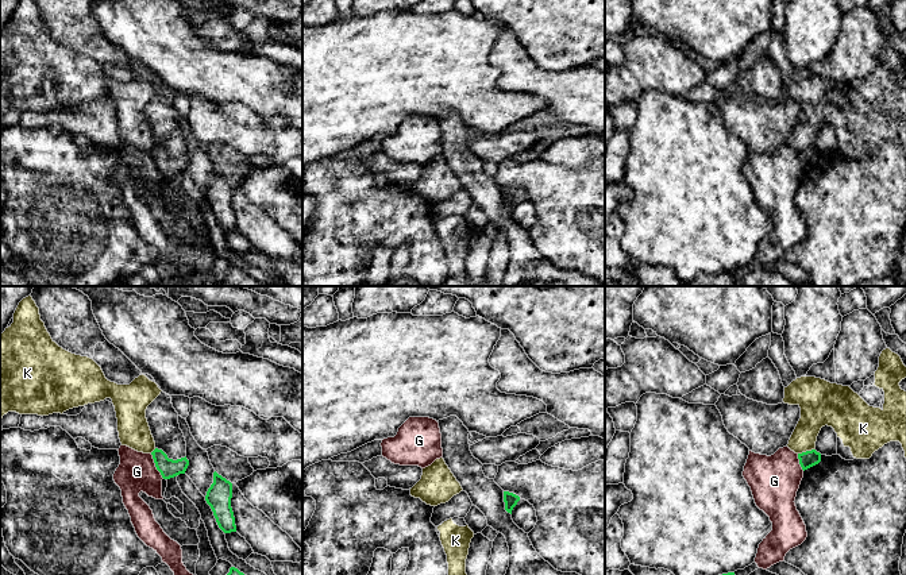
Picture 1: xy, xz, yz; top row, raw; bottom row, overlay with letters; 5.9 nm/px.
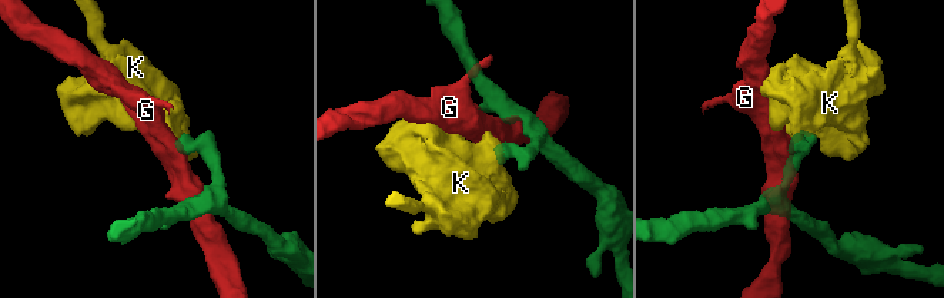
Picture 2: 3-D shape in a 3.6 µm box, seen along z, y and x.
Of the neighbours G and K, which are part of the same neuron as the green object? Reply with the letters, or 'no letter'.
no letter

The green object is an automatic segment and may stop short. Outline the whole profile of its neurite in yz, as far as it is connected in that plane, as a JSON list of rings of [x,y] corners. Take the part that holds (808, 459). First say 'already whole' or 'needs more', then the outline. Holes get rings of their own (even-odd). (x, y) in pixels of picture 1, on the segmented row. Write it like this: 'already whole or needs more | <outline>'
already whole | [[[811,449],[811,451],[798,454],[798,459],[802,470],[805,471],[821,462],[821,454],[817,452],[816,449]]]

